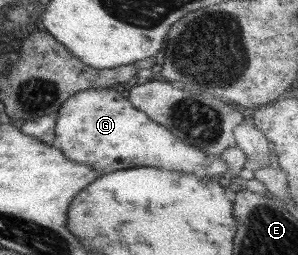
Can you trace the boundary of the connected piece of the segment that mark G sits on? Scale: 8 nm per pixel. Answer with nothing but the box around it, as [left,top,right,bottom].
[53,89,212,178]

